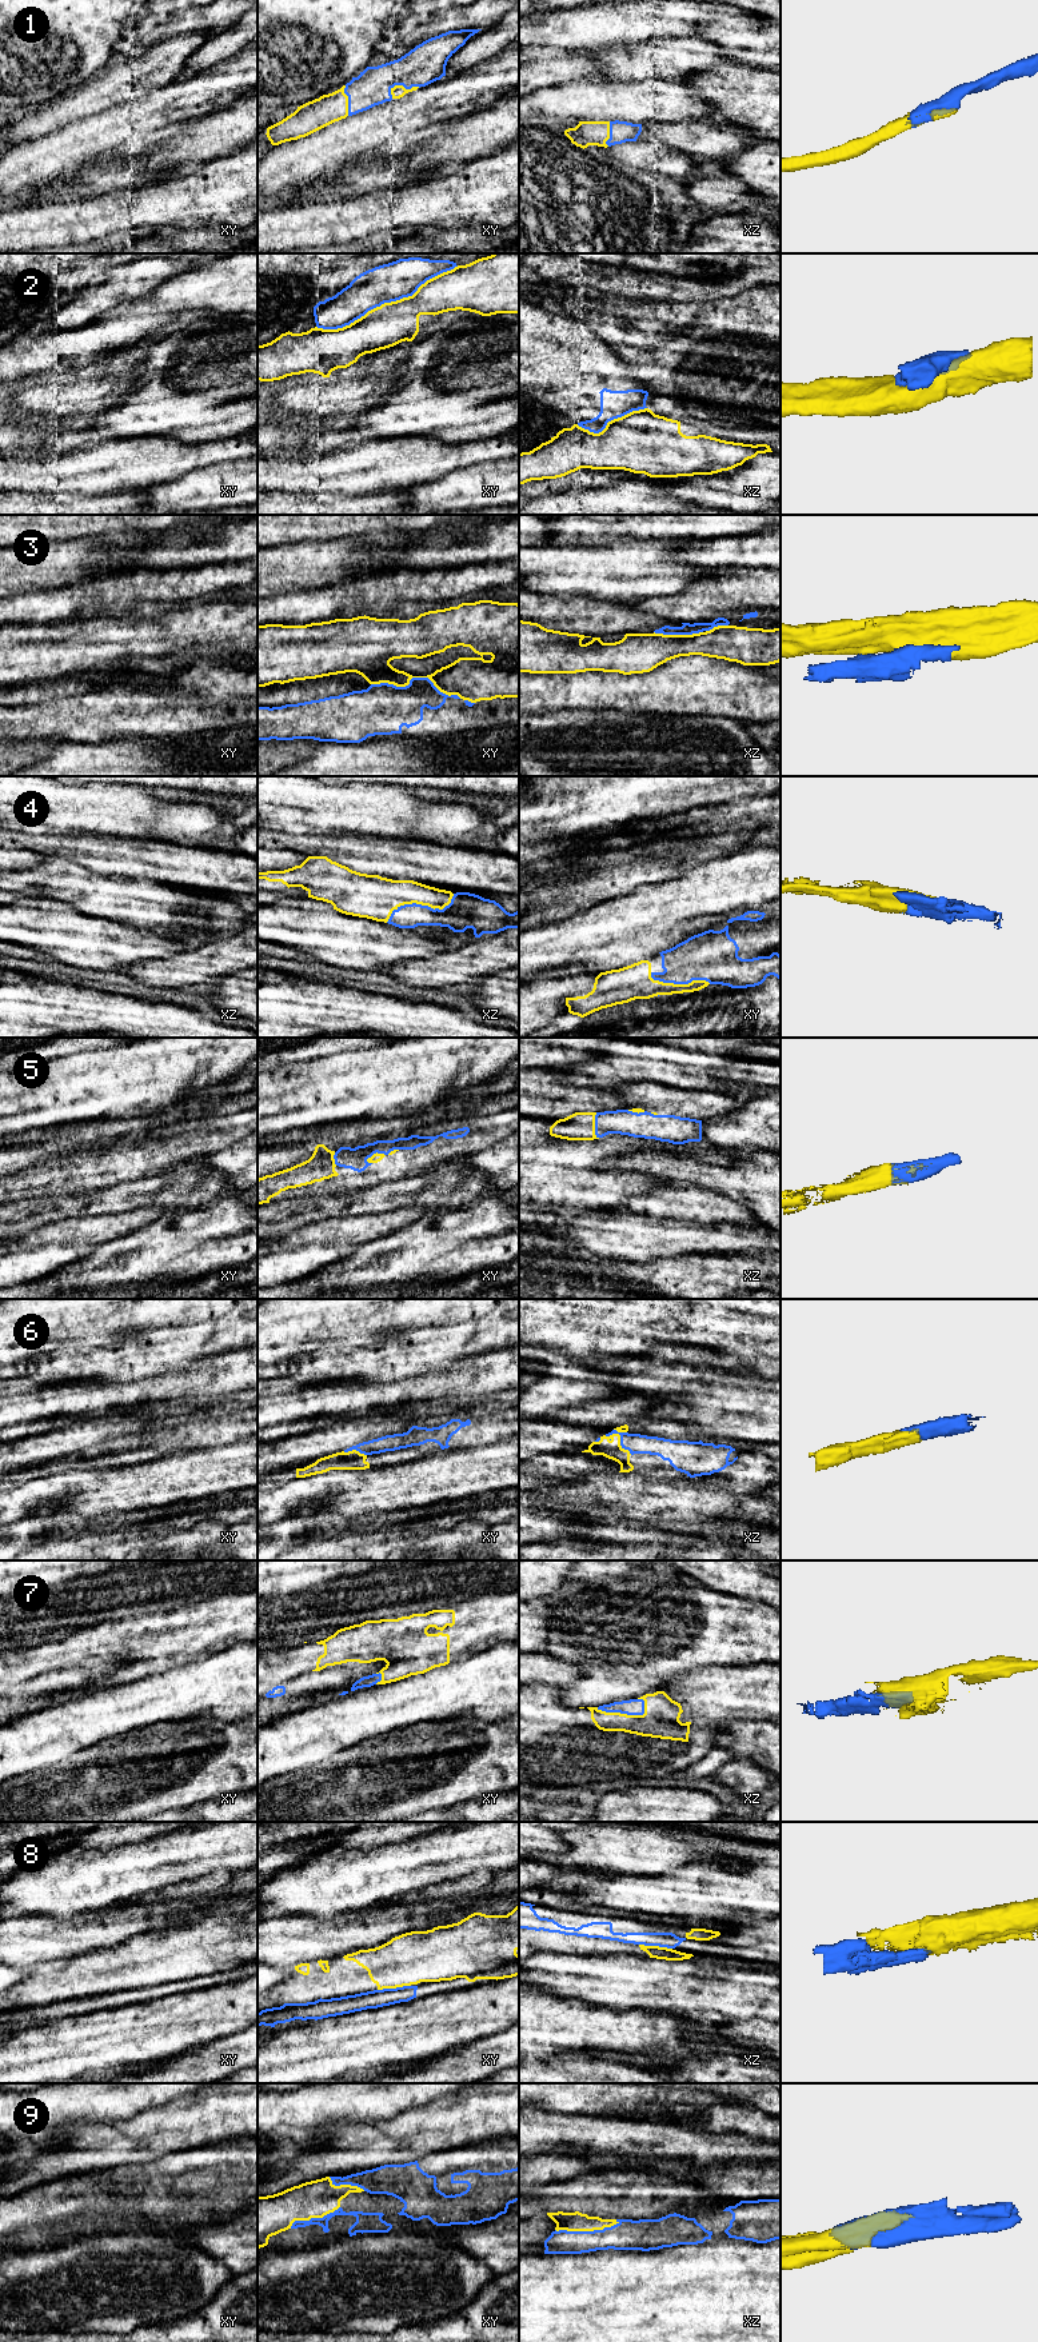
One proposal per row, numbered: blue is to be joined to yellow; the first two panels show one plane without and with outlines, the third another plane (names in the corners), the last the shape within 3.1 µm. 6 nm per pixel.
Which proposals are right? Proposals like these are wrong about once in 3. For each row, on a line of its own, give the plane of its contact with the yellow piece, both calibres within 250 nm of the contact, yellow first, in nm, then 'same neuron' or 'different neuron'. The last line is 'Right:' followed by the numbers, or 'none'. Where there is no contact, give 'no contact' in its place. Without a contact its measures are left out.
1: xy | 80/240 nm | same neuron
2: xy | 260/220 nm | different neuron
3: xy | 240/280 nm | different neuron
4: xz | 240/180 nm | same neuron
5: xz | 180/150 nm | same neuron
6: xz | 110/120 nm | same neuron
7: xz | 220/100 nm | same neuron
8: xy | 320/110 nm | same neuron
9: xz | 120/180 nm | same neuron
Right: 1, 4, 5, 6, 7, 8, 9

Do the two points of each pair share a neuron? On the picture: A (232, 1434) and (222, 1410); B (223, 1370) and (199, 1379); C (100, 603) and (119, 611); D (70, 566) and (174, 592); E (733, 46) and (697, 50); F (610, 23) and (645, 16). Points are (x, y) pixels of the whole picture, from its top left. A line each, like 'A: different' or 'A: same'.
A: different
B: same
C: different
D: different
E: different
F: same

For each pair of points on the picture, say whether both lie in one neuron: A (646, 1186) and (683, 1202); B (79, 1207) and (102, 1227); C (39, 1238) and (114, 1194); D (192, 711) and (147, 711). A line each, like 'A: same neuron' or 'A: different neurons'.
A: different neurons
B: different neurons
C: different neurons
D: same neuron

